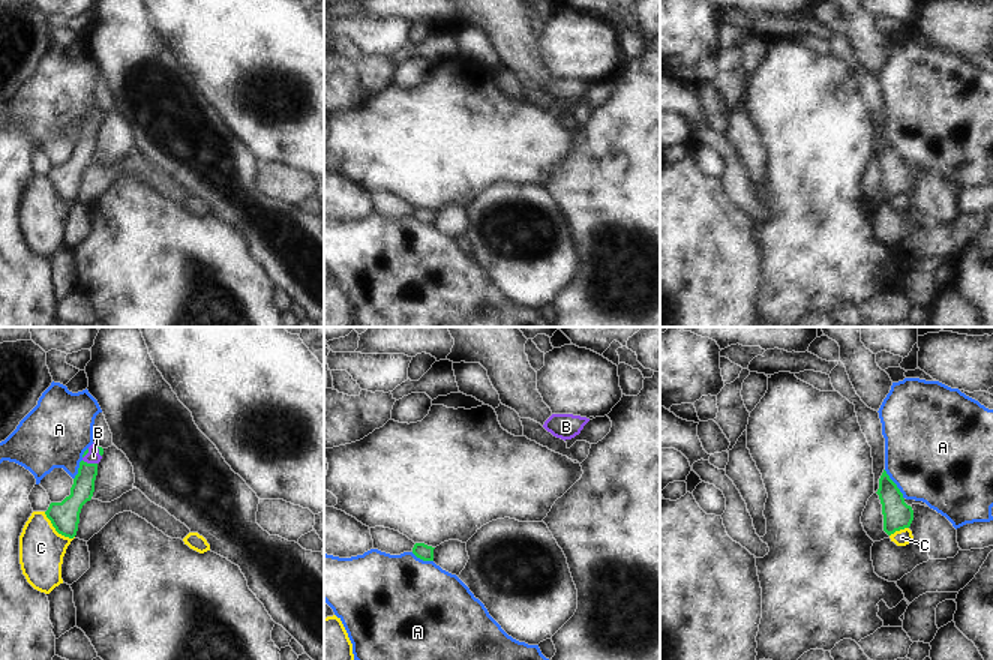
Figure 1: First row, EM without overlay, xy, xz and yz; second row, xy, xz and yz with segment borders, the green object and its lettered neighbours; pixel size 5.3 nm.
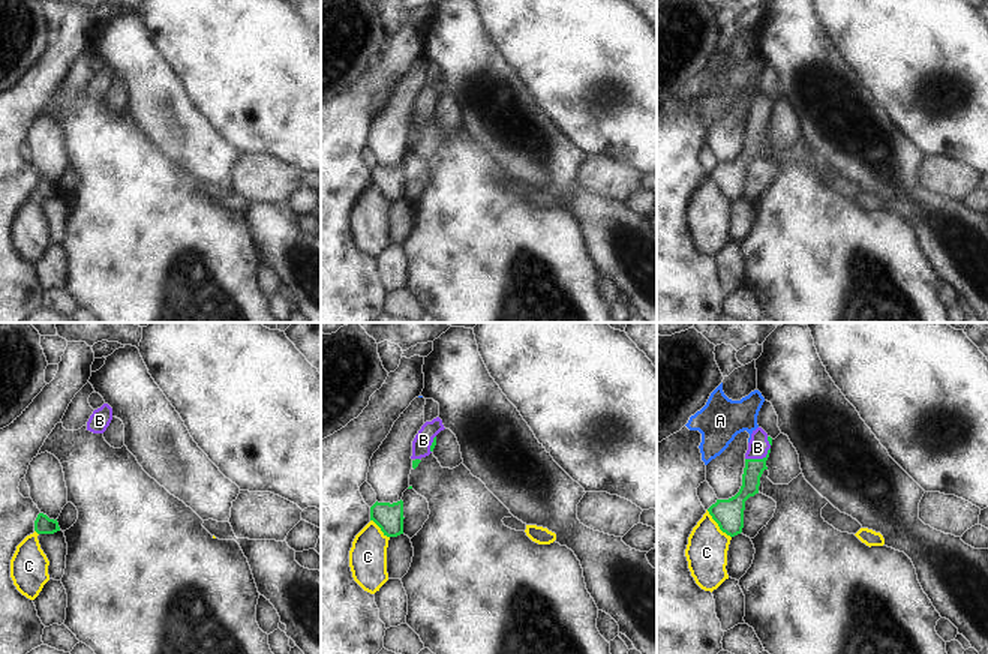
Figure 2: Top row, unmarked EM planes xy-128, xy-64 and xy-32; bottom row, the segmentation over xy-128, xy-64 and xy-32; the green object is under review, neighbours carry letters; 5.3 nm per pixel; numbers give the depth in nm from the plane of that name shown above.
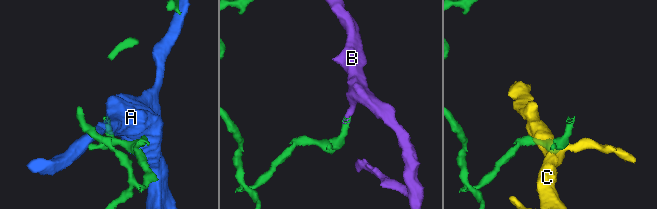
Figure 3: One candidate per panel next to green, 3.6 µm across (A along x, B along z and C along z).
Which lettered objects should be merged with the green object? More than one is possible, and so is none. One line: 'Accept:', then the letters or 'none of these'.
Accept: B

